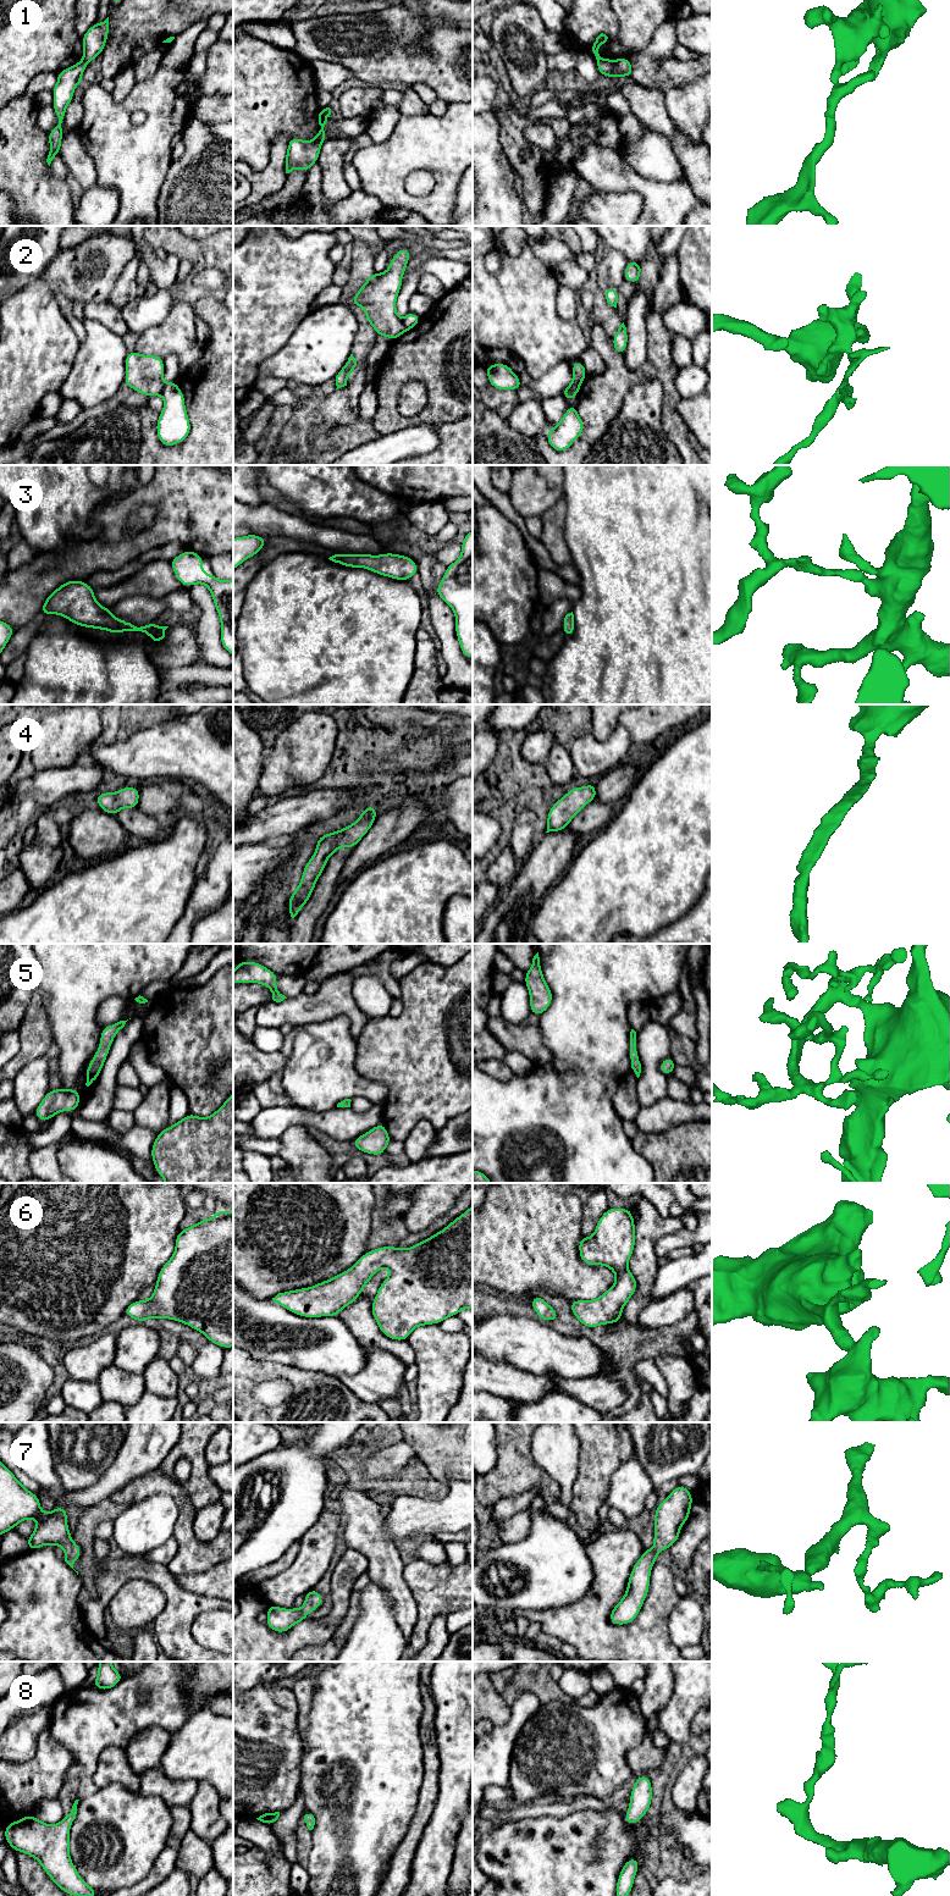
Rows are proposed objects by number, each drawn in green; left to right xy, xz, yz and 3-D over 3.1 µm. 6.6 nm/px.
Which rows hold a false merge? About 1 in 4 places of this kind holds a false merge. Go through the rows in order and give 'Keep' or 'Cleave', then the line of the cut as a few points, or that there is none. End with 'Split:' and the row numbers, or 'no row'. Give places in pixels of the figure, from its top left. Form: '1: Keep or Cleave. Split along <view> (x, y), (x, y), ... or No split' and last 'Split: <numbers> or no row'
1: Cleave. Split along xy (83, 57), (87, 62)
2: Cleave. Split along xy (165, 385), (160, 394)
3: Keep. No split
4: Keep. No split
5: Keep. No split
6: Keep. No split
7: Keep. No split
8: Keep. No split
Split: 1, 2

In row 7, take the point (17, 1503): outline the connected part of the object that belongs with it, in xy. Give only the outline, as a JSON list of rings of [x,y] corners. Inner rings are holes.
[[[0,1461],[0,1536],[15,1529],[21,1521],[32,1518],[35,1518],[38,1522],[35,1525],[35,1530],[29,1536],[26,1547],[29,1549],[39,1549],[45,1544],[51,1544],[54,1547],[61,1546],[65,1549],[65,1561],[73,1569],[73,1564],[81,1557],[81,1547],[72,1541],[67,1526],[66,1508],[57,1505],[53,1511],[43,1513],[38,1496],[35,1493],[29,1492],[15,1477],[12,1471]],[[78,1571],[76,1572],[78,1575]]]

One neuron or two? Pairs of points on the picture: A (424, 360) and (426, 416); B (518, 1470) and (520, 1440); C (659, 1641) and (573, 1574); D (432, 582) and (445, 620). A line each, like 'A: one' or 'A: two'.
A: one
B: one
C: two
D: one

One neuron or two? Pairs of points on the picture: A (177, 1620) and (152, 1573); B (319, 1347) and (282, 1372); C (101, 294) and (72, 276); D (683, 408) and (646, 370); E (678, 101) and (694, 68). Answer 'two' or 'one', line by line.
A: one
B: two
C: one
D: two
E: two

